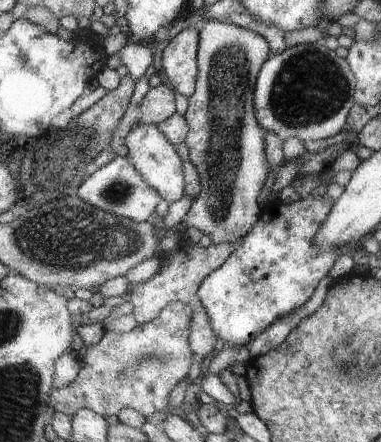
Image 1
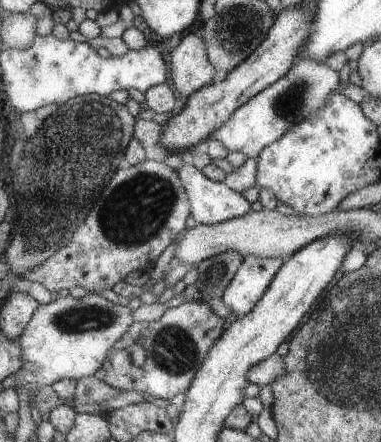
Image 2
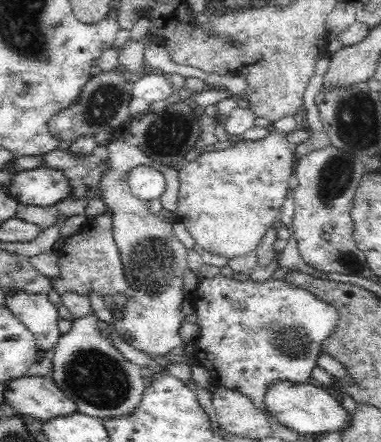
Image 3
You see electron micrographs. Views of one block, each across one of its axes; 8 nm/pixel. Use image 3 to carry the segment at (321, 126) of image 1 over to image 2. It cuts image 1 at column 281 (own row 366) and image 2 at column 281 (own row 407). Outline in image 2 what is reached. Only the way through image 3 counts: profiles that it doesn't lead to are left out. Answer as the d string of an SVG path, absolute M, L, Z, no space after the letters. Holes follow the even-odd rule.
M303 56L299 62L295 62L289 74L285 74L285 78L277 80L271 88L257 94L243 108L237 108L237 112L207 140L221 140L229 146L231 152L243 152L247 158L259 158L267 146L279 142L291 128L323 110L339 88L339 72L329 68L319 58Z

